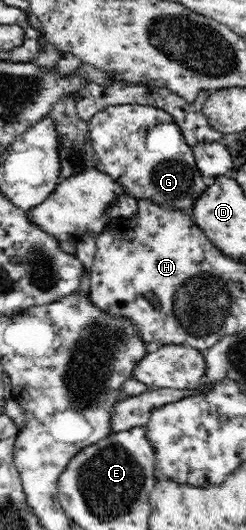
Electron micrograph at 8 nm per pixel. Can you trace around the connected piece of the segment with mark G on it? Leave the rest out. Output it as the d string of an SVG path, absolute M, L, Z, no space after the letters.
M117 104L116 106L107 107L96 113L96 115L93 115L87 121L87 125L89 126L90 141L96 154L96 168L102 173L110 175L113 181L115 181L117 185L120 185L120 187L134 199L146 198L148 201L156 202L156 205L160 207L168 206L168 209L172 209L172 211L181 211L181 213L193 215L194 205L196 201L204 195L204 191L207 189L208 180L203 177L202 172L197 167L194 151L192 151L191 146L187 144L187 140L183 138L183 132L181 131L179 124L175 123L174 116L160 108L145 106L144 104Z

